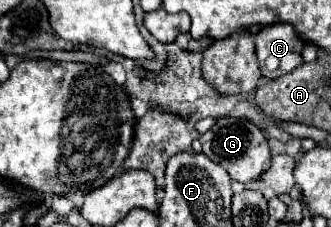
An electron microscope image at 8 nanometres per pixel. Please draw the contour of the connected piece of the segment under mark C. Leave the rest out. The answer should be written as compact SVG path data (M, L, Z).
M288 23L266 25L256 33L256 55L266 79L278 79L302 65L302 49L304 41Z

